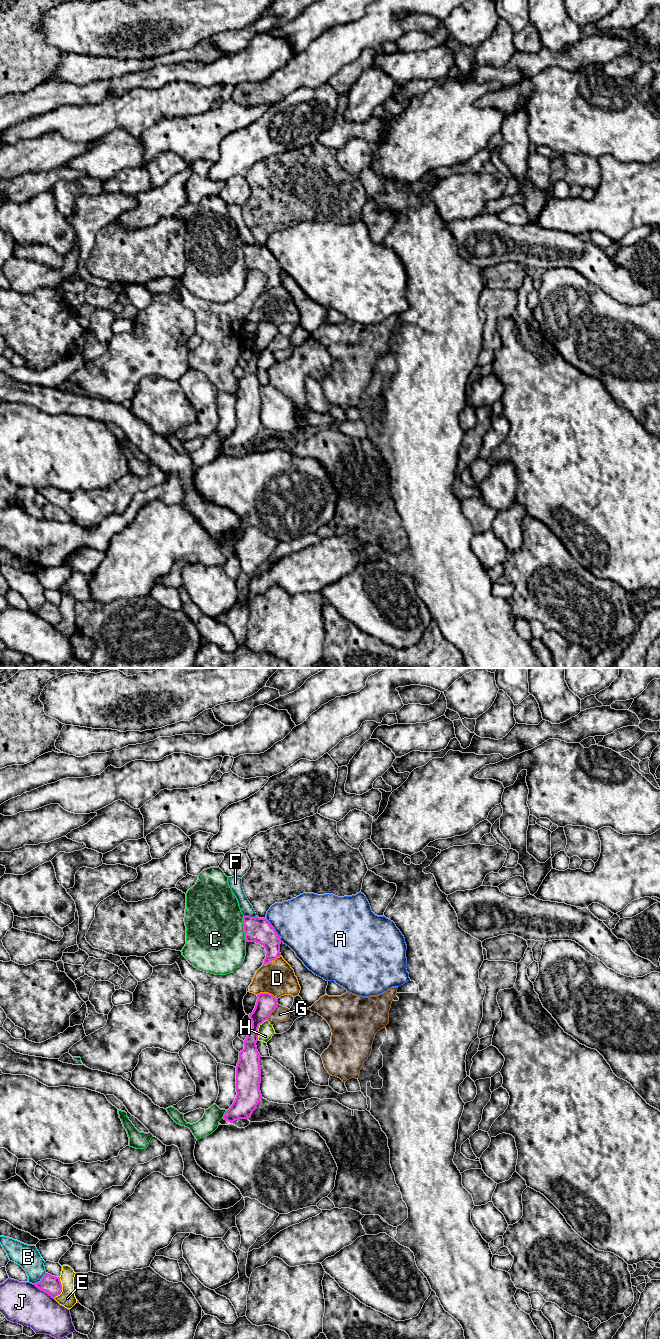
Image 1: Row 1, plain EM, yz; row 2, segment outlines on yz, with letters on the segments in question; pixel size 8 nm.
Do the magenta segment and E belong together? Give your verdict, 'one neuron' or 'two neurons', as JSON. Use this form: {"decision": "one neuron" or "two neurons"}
{"decision": "two neurons"}

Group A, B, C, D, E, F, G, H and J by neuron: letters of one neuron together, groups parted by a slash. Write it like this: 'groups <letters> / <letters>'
groups A / B / C / D / E / F / G / H / J

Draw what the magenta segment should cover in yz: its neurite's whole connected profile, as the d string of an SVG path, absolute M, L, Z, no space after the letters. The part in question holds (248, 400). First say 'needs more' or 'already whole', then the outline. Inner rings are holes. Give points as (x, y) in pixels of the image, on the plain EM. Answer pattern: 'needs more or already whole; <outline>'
already whole; M260 321L255 336L249 345L252 357L244 368L244 377L239 380L236 394L236 426L225 440L223 447L233 451L235 448L248 447L262 426L260 419L261 396L260 382L257 378L258 356L268 348L278 333L278 327L269 321Z

